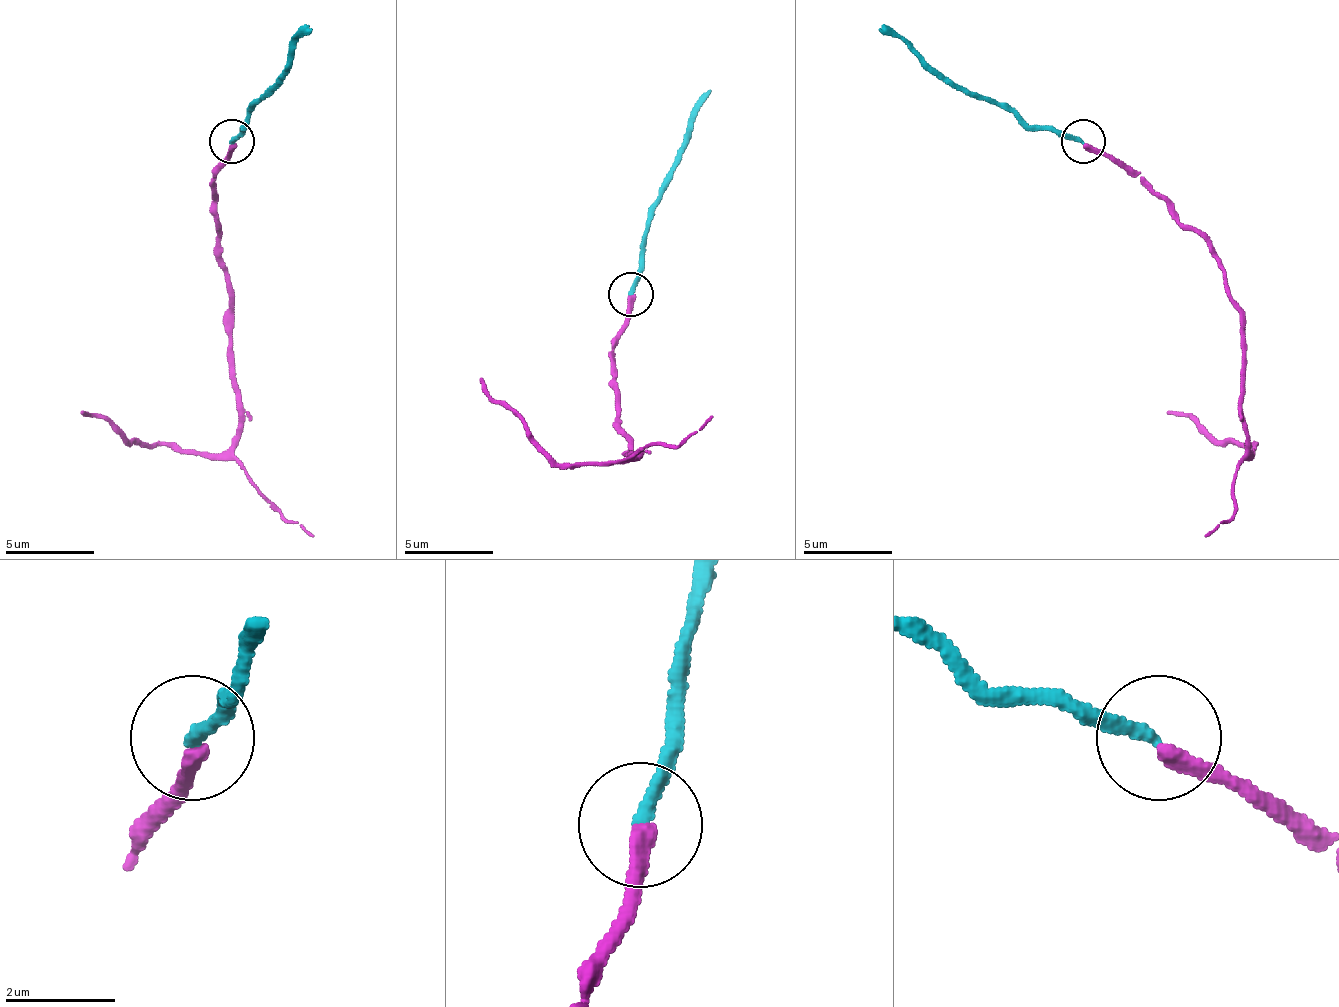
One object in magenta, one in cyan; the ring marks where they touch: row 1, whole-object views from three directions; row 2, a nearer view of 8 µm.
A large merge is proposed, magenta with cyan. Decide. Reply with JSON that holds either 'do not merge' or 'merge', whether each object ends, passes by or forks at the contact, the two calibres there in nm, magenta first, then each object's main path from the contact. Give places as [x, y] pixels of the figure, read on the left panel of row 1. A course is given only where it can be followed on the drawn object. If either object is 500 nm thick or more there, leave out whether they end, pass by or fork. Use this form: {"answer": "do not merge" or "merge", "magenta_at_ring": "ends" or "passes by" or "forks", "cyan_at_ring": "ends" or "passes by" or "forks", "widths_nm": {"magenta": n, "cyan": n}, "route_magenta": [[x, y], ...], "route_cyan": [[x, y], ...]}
{"answer": "merge", "magenta_at_ring": "ends", "cyan_at_ring": "ends", "widths_nm": {"magenta": 320, "cyan": 240}, "route_magenta": [[232, 144], [215, 175], [232, 313], [237, 415], [232, 441], [219, 455], [131, 441], [104, 419], [82, 410]], "route_cyan": [[232, 140], [277, 78], [308, 25]]}

